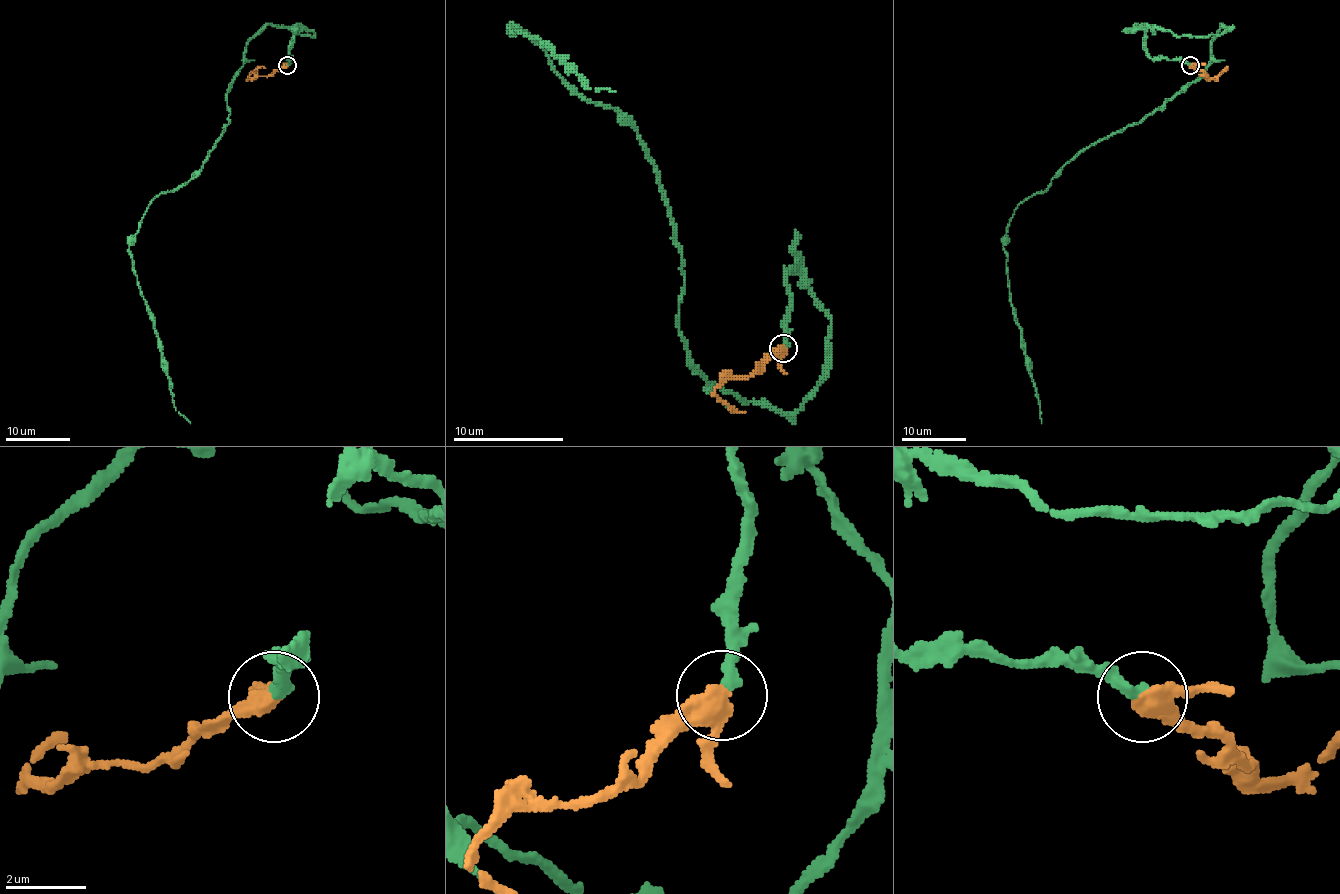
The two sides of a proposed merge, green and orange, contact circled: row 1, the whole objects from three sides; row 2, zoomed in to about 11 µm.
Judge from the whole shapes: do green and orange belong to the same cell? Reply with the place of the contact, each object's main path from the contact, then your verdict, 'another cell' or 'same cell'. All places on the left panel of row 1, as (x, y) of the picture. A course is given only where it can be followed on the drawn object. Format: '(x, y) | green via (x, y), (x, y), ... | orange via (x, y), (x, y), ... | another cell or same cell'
(287, 65) | green via (288, 65), (297, 28), (315, 34), (265, 25), (207, 158), (159, 193), (129, 246), (190, 423) | orange via (288, 65), (267, 76), (248, 76), (262, 66), (265, 68) | same cell

